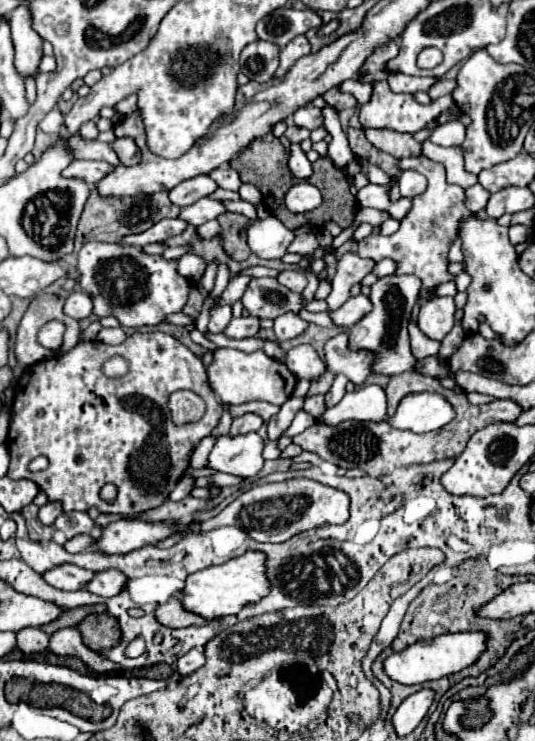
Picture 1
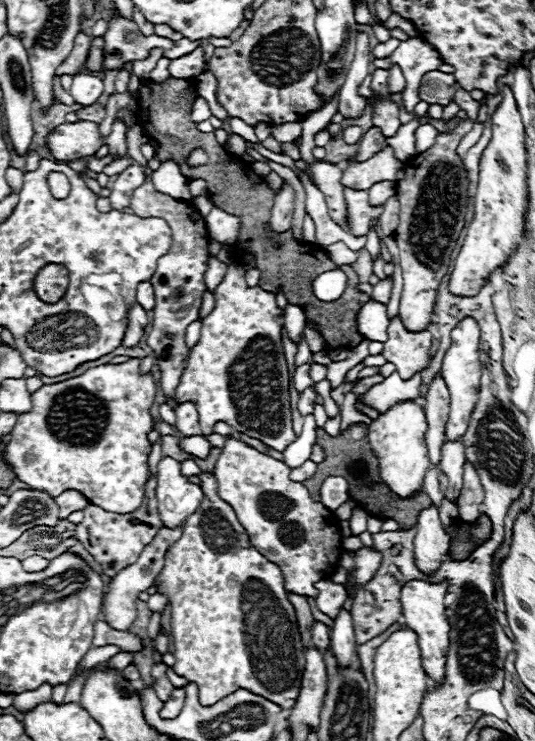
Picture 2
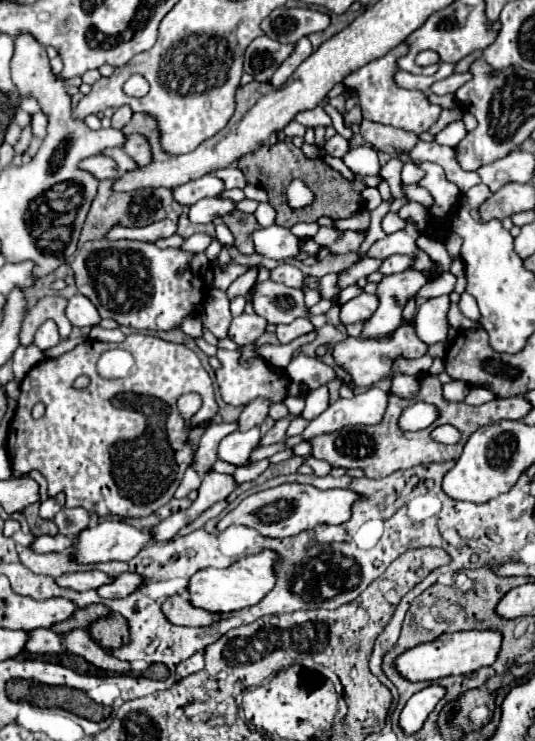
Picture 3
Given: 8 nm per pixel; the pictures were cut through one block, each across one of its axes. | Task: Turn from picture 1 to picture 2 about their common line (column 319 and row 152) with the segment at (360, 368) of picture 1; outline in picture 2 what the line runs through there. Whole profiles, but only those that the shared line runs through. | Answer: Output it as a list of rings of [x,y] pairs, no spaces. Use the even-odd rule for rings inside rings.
[[[388,146],[382,152],[374,154],[370,160],[360,164],[348,164],[342,176],[342,184],[346,188],[364,188],[368,190],[372,184],[380,180],[402,180],[404,178],[404,162],[394,156],[394,150]]]

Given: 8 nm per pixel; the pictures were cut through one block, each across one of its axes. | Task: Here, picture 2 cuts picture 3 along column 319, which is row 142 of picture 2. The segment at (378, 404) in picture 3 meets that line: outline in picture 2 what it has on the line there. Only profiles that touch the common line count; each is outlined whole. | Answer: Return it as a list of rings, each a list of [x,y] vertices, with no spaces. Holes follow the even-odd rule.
[[[422,124],[418,130],[416,130],[416,152],[426,152],[428,148],[432,148],[432,144],[436,142],[436,136],[438,136],[438,130],[432,126],[432,124]]]

